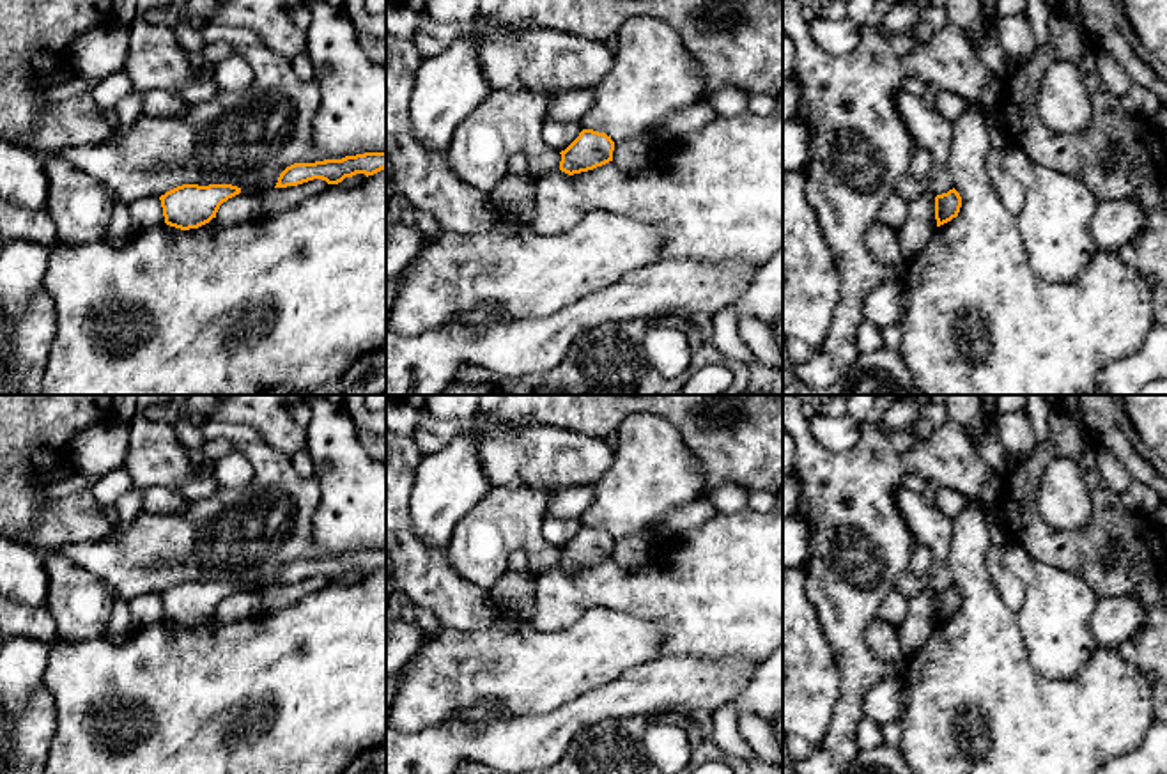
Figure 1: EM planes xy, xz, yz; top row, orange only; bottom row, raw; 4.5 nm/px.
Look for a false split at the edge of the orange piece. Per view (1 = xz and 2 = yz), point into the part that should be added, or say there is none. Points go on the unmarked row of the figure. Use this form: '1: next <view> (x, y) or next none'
1: next none
2: next none

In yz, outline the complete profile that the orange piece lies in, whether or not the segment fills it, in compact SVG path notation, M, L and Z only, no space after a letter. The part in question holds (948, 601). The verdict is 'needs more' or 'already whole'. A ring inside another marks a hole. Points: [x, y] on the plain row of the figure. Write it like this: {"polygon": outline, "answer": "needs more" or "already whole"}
{"polygon": "M953 584L947 590L937 592L935 593L935 616L937 623L951 618L953 615L958 613L962 604L962 593L960 590Z", "answer": "already whole"}

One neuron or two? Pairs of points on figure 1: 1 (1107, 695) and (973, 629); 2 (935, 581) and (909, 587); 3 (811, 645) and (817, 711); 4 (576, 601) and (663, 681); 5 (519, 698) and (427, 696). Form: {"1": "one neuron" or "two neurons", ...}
{"1": "one neuron", "2": "one neuron", "3": "one neuron", "4": "two neurons", "5": "one neuron"}

